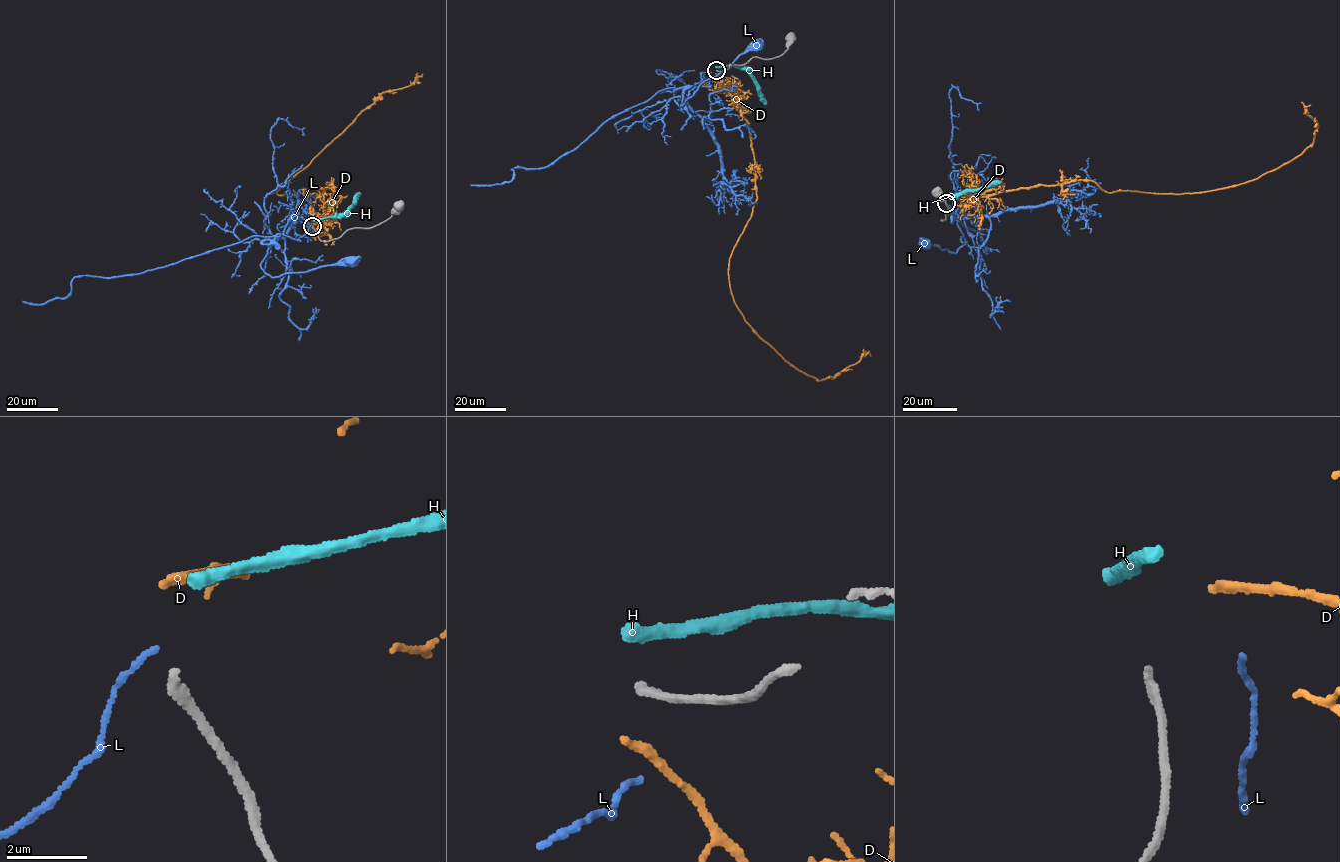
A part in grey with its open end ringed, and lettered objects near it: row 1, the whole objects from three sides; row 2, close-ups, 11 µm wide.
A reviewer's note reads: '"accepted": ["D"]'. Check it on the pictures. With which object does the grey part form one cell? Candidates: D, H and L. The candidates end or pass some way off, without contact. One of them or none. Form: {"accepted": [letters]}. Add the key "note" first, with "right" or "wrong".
{"note": "right", "accepted": ["D"]}

